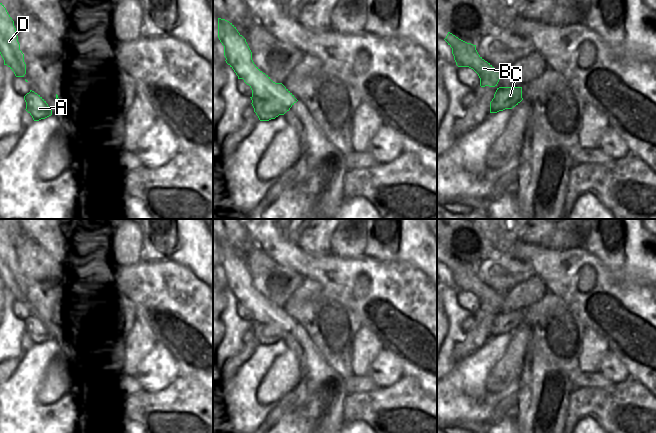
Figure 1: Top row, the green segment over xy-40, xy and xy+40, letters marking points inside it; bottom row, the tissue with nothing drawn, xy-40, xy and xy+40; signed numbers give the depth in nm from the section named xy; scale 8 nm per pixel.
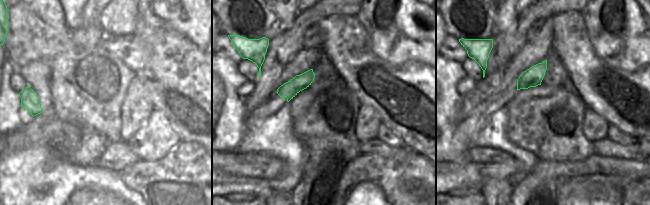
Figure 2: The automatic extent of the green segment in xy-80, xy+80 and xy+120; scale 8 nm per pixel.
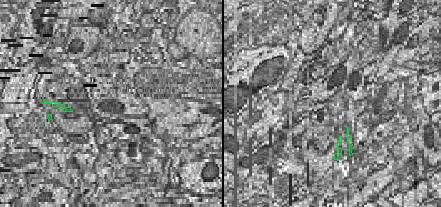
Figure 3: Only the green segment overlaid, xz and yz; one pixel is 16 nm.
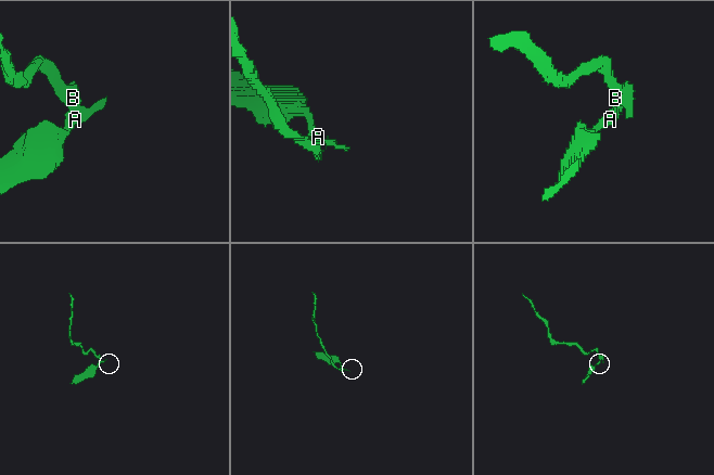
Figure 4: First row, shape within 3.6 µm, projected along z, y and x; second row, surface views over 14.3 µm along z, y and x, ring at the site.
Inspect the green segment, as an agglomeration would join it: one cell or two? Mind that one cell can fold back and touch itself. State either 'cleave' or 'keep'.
cleave

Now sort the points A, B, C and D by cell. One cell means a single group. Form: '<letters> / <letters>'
A C / B D

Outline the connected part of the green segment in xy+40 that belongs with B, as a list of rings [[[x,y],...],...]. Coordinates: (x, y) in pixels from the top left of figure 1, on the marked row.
[[[450,32],[444,40],[452,48],[456,65],[473,69],[480,78],[481,87],[497,86],[502,74],[478,54],[476,45],[467,43]]]

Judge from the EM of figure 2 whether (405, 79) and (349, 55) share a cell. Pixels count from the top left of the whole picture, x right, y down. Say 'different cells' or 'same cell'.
same cell

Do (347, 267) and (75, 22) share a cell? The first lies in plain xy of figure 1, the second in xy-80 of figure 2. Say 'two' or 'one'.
two

